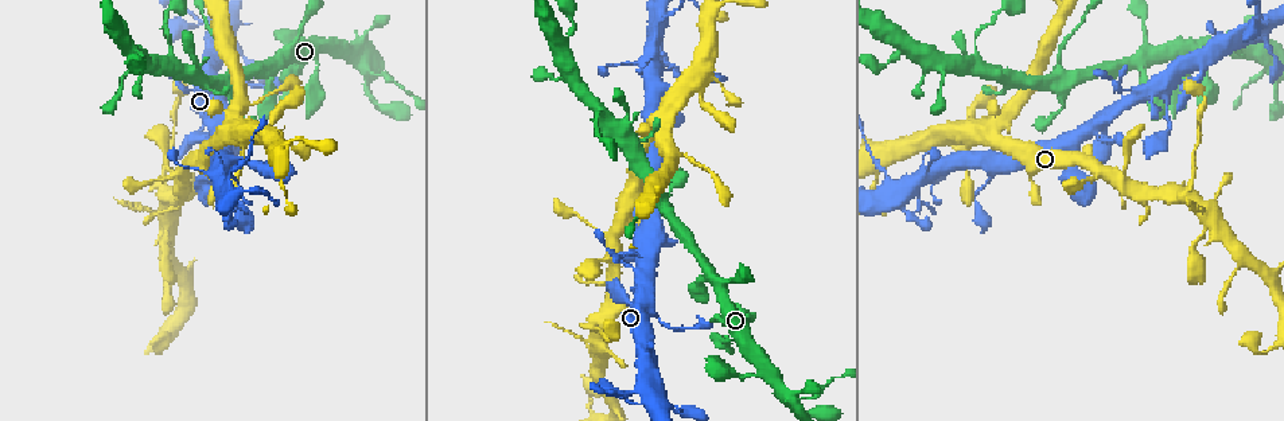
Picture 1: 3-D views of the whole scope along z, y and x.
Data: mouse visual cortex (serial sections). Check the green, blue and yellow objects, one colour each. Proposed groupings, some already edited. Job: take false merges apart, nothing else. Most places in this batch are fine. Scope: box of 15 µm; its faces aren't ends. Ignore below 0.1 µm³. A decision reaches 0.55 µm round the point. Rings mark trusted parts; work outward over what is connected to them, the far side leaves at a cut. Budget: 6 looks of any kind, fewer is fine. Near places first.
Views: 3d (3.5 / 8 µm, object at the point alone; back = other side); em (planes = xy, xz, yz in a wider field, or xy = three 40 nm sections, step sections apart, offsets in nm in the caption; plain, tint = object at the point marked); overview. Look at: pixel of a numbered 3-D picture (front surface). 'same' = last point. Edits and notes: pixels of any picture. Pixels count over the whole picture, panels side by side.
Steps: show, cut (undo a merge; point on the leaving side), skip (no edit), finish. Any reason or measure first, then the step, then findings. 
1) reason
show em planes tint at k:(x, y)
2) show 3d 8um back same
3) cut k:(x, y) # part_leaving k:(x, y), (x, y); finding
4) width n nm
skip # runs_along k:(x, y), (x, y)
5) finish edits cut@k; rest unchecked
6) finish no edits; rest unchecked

three-way junction
show 3d 3.5um at 1:(639, 336)

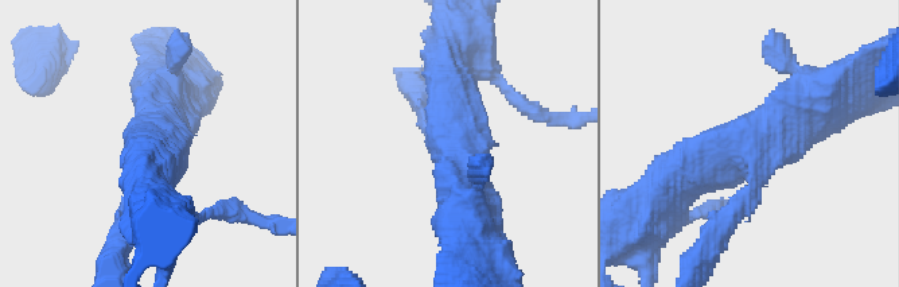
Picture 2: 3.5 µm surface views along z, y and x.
arms 3; arm_widths 200, 500, 500 nm
show em planes tint at 2:(753, 160)

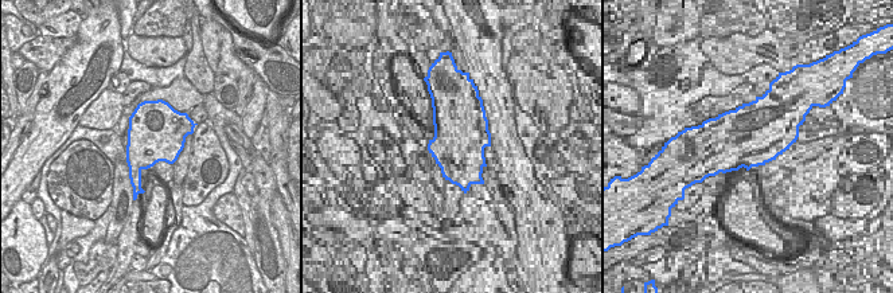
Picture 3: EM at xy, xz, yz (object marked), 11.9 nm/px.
skip # runs_along 2:(722, 232), (681, 178); continuous, no second cell

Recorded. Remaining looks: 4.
thick turns thin
show 3d 8um at 1:(1262, 75)

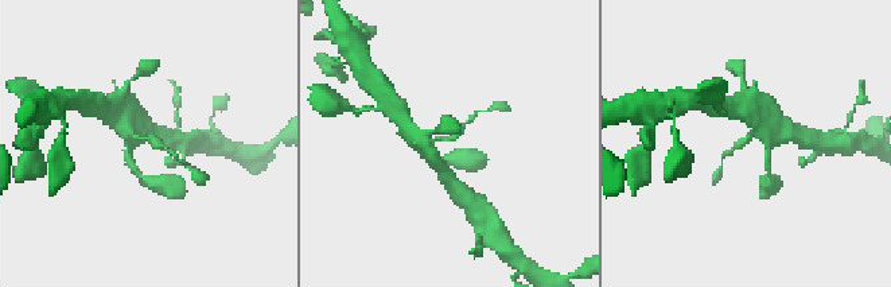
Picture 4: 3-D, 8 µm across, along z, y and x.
show em xy step 2 tint at 4:(445, 138)

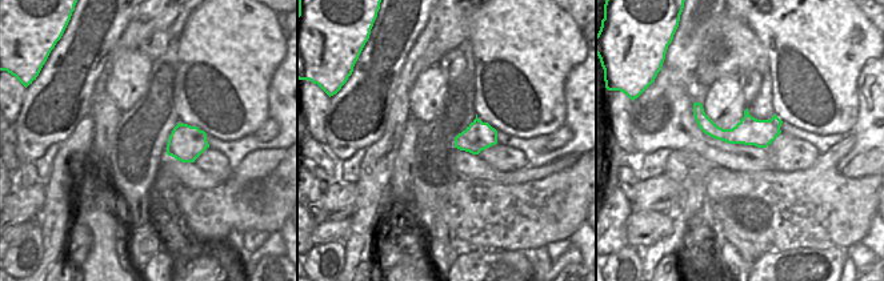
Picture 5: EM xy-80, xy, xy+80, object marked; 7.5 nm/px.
arm_widths 150, 400 nm
skip # continuous, no second cell

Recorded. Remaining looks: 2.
calibre changes
show 3d 3.5um at 1:(659, 22)

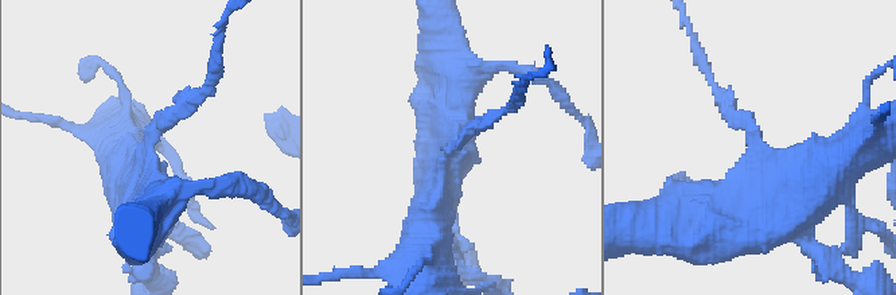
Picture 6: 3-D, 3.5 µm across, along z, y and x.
arm_widths 150, 400 nm; need the tissue
show em xy step 5 tint at 6:(452, 149)

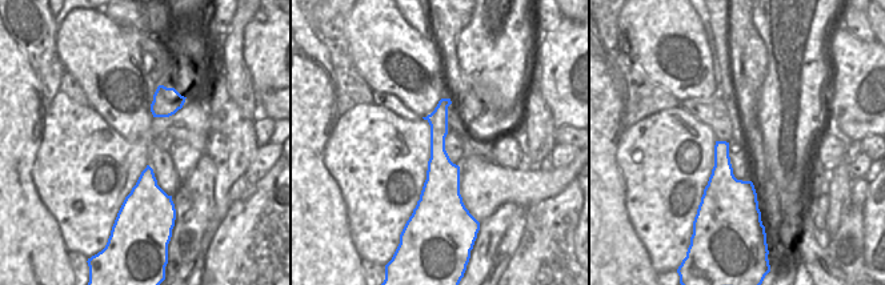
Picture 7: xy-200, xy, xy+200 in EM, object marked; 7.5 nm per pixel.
skip # runs_along 6:(795, 206), (713, 86); one cell here

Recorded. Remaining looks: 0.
finish no edits; rest unchecked

